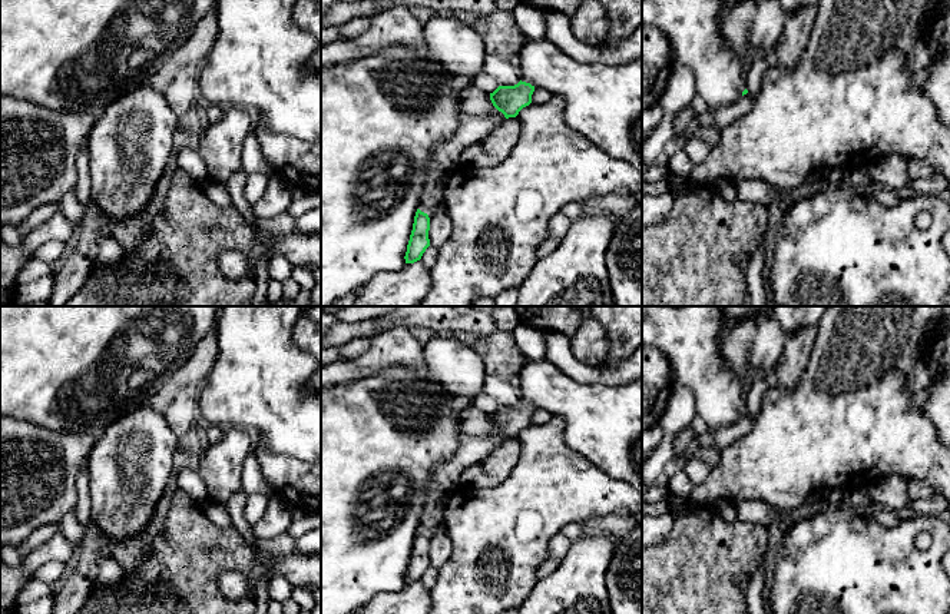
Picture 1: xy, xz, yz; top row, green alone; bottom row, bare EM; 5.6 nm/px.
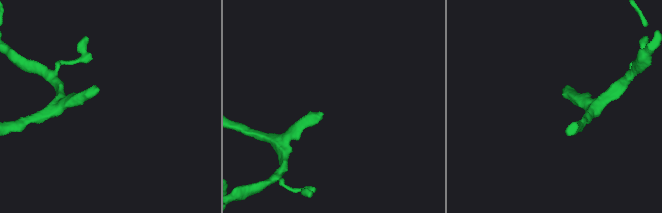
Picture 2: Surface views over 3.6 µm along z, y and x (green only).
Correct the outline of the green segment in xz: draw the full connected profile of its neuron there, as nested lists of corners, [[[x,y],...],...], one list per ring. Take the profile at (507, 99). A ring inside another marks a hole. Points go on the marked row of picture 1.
[[[539,39],[526,42],[516,64],[522,80],[490,93],[506,119],[529,106],[536,89],[546,89],[563,99],[570,129],[642,173],[642,59],[618,66],[582,64]]]

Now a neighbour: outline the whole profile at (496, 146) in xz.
[[[509,117],[483,137],[479,143],[466,147],[460,156],[460,165],[473,167],[491,167],[502,163],[514,149],[522,132],[517,117]]]

